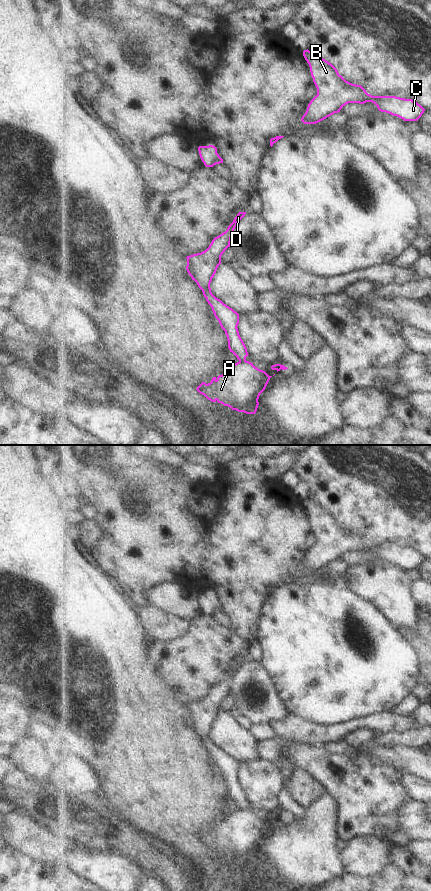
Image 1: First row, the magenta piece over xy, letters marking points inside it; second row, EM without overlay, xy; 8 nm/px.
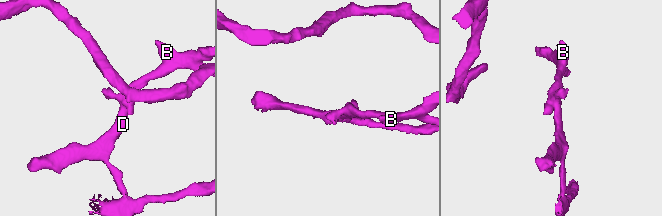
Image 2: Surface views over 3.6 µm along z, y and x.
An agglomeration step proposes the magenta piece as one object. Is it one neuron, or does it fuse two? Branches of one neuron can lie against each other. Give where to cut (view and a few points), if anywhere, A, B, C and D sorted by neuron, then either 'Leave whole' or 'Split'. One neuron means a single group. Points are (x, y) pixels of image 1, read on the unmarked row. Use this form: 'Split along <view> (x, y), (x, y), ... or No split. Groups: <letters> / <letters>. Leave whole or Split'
Split along xy (239, 808), (245, 809). Groups: A / B C D. Split.

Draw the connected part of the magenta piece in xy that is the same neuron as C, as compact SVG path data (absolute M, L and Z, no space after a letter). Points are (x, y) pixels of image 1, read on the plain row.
M308 497L303 499L303 504L309 512L317 536L317 543L310 549L301 566L304 572L316 572L340 560L348 551L372 550L379 559L397 564L404 569L417 569L425 559L412 547L368 542L361 533L346 529L331 511Z

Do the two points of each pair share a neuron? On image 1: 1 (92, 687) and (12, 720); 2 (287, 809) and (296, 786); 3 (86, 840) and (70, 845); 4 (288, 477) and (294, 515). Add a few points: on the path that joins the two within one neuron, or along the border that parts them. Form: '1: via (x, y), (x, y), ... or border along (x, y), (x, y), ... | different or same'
1: border along (13, 698), (42, 721) | different
2: border along (287, 790), (305, 809) | different
3: border along (76, 837), (82, 845) | different
4: border along (278, 479), (294, 491) | different

